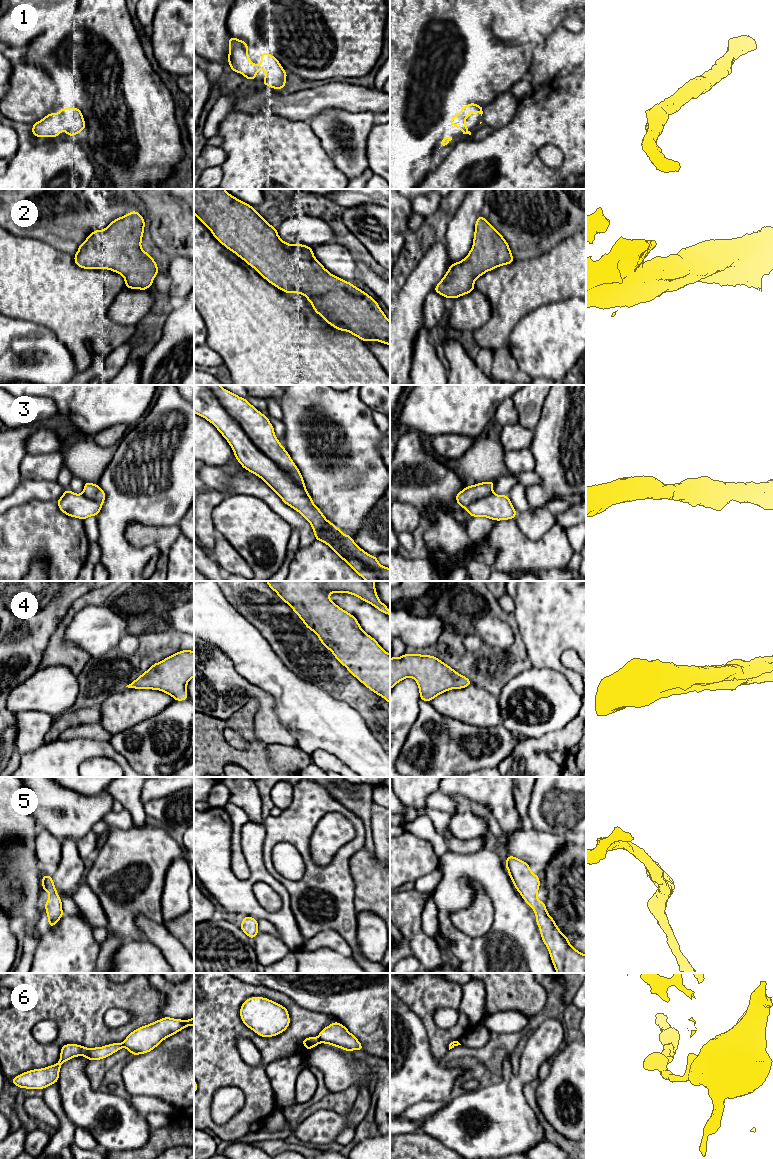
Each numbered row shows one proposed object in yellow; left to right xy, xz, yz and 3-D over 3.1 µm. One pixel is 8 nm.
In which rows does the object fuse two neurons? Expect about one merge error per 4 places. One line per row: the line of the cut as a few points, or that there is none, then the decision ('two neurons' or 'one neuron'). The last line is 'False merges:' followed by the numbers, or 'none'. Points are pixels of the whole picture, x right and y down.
1: no cut | one neuron
2: no cut | one neuron
3: xz (205, 385), (212, 391), (219, 403), (249, 439), (309, 495) | two neurons
4: no cut | one neuron
5: no cut | one neuron
6: xz (317, 1037), (320, 1041) | two neurons
False merges: 3, 6

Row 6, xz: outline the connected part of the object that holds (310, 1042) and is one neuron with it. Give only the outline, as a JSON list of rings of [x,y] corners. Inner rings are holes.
[[[308,1037],[302,1039],[302,1043],[307,1050],[311,1050],[320,1043],[320,1039],[318,1037]]]

